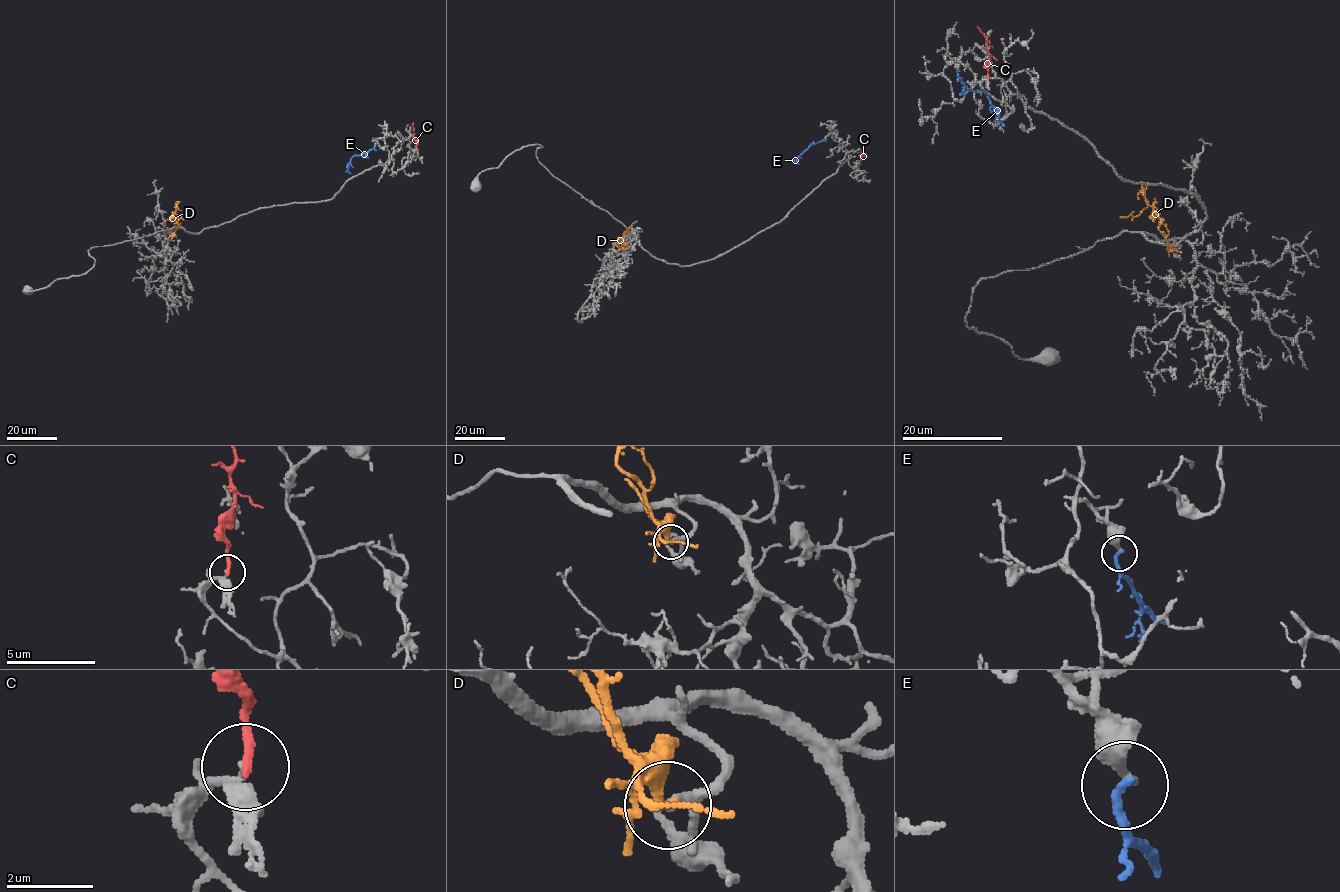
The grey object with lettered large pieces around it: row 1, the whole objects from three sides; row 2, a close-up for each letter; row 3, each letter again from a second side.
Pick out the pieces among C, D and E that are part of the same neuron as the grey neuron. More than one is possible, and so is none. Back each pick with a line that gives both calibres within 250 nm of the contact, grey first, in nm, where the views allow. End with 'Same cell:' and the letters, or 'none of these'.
D: 190/240 nm
Same cell: D

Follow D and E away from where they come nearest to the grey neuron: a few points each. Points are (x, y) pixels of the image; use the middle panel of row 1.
D: (619, 249), (626, 242), (621, 240), (626, 230), (635, 222)
E: (823, 140), (812, 144), (796, 161), (799, 164)

